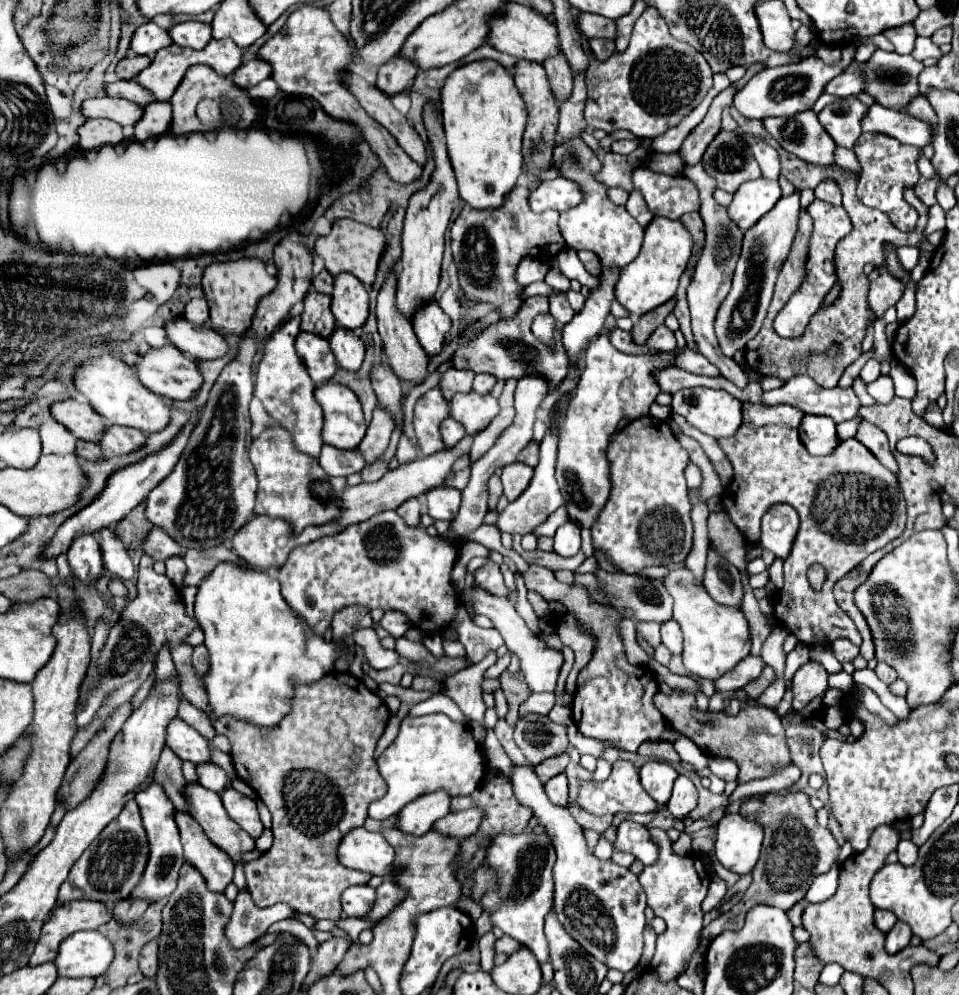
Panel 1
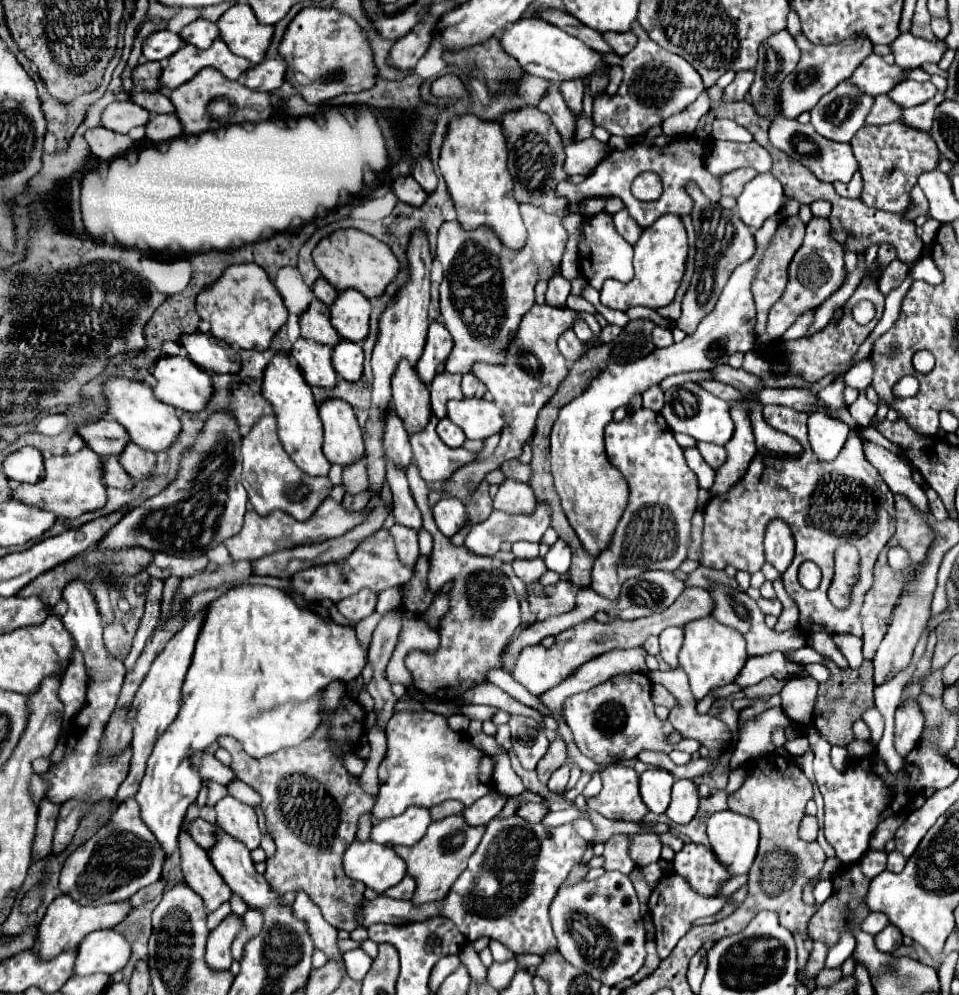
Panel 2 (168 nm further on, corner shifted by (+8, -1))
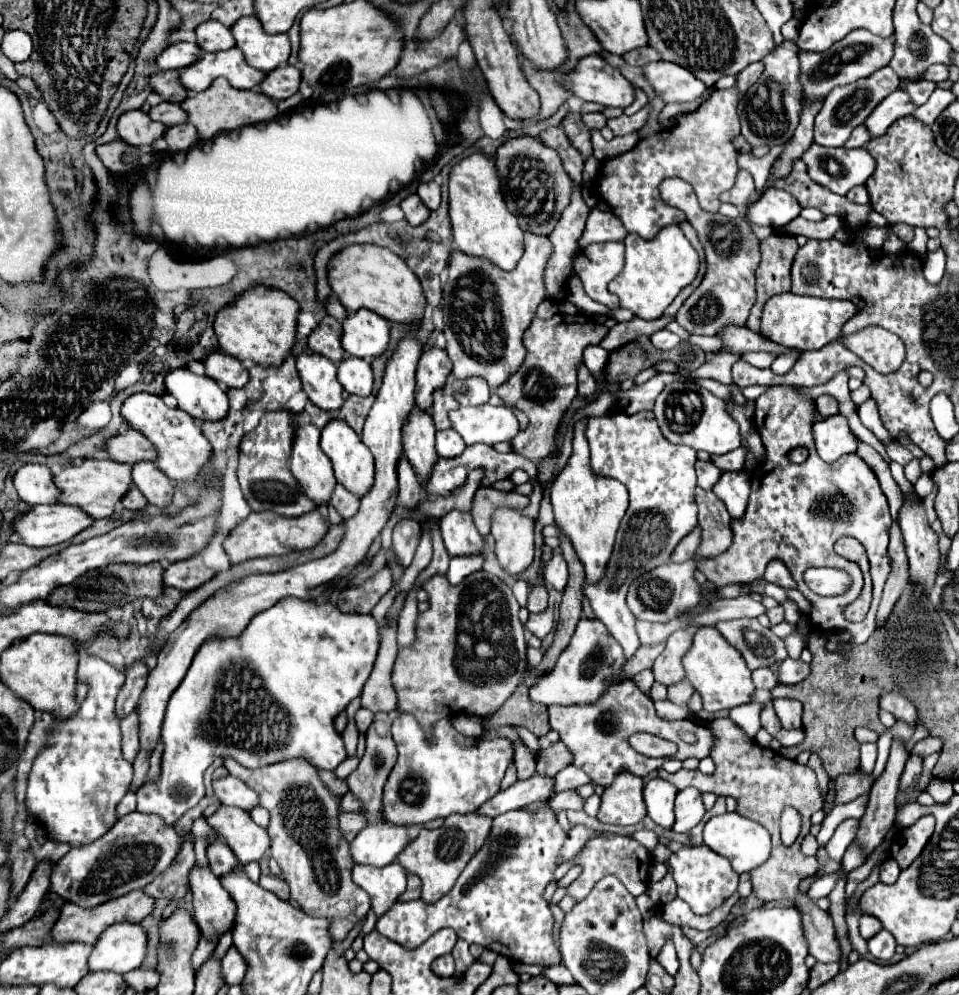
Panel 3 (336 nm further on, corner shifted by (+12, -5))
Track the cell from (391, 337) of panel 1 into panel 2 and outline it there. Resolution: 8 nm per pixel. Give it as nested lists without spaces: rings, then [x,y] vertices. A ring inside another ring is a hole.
[[[400,360],[392,376],[392,406],[408,432],[422,430],[430,418],[430,392],[408,360]]]

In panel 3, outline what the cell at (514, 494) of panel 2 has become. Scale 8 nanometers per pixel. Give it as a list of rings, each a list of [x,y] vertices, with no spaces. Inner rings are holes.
[[[496,510],[492,520],[496,558],[510,576],[522,574],[534,560],[534,522],[520,510]]]

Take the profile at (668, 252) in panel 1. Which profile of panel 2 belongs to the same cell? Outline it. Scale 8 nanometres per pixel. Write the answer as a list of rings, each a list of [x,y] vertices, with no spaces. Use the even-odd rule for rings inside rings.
[[[672,214],[658,218],[652,226],[644,228],[640,240],[634,244],[634,272],[636,272],[634,278],[626,284],[618,280],[606,280],[600,292],[602,304],[614,310],[628,310],[634,306],[646,308],[668,306],[680,286],[686,256],[688,256],[688,240],[680,216]]]

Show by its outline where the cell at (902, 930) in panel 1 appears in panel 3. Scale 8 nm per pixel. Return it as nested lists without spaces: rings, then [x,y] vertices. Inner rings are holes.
[[[880,930],[880,934],[868,940],[868,952],[876,960],[890,960],[894,956],[894,950],[896,950],[896,940],[888,930]]]

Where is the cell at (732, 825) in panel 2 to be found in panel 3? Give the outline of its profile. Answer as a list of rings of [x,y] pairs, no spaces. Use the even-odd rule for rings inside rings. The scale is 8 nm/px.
[[[726,812],[722,816],[714,816],[706,822],[704,826],[704,844],[714,850],[716,854],[724,856],[730,860],[732,868],[742,874],[742,872],[750,872],[754,870],[756,866],[764,864],[770,856],[770,834],[764,826],[756,824],[754,820],[748,820],[748,818],[742,818],[740,814],[736,812]]]

